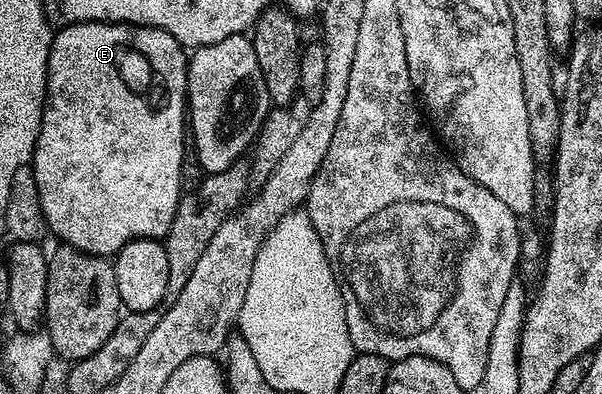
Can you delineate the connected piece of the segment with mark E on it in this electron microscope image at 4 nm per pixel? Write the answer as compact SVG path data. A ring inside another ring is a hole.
M94 20L93 22L85 22L84 24L64 24L52 35L49 62L47 63L47 102L43 105L43 121L41 122L41 130L37 134L35 154L33 157L33 167L35 169L35 177L37 178L37 190L41 194L41 210L45 214L45 222L52 237L60 236L58 239L62 243L72 244L77 250L88 252L94 256L106 256L108 258L114 257L115 253L120 252L126 244L134 240L162 241L166 237L169 226L173 222L173 214L177 214L177 206L179 205L179 197L181 195L181 189L179 187L183 184L183 132L185 136L185 117L189 112L187 106L188 63L189 56L183 45L177 42L177 38L173 38L173 34L169 34L160 28L143 28L140 24L102 24Z

